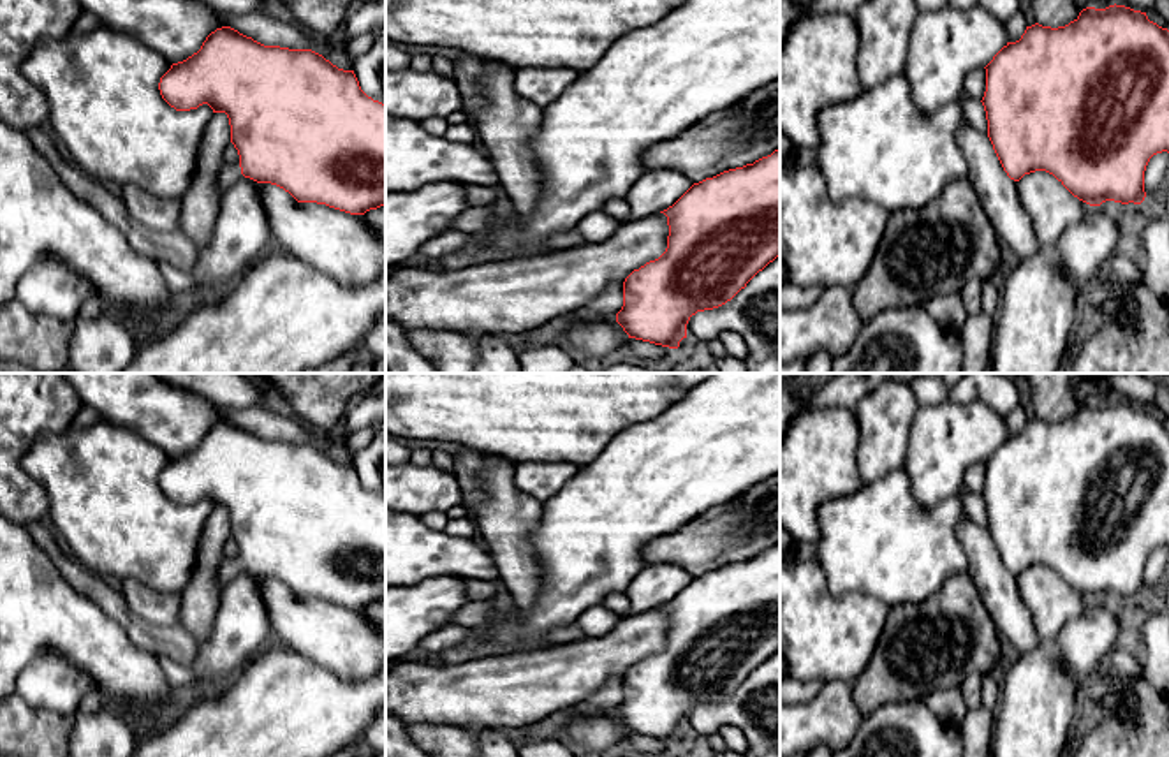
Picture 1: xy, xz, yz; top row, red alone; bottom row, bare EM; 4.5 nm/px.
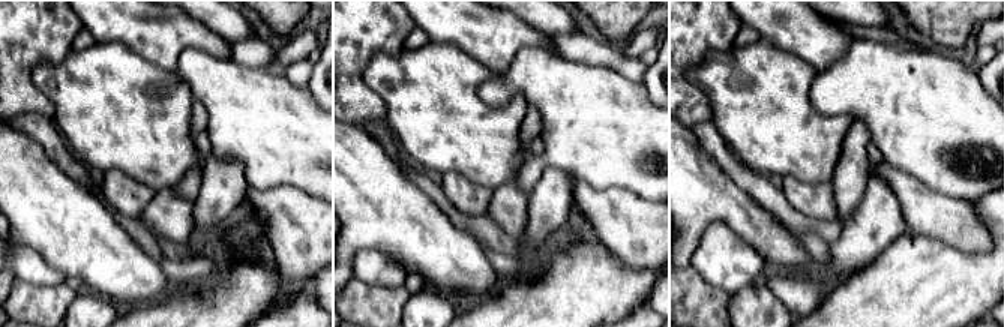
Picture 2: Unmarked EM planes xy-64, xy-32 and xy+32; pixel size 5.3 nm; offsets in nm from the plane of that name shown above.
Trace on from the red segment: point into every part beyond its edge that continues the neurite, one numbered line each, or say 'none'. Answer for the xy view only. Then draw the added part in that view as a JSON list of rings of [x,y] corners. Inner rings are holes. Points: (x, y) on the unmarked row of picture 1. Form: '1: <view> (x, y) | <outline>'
1: xy (229, 567) | [[[224,558],[217,570],[217,583],[220,590],[229,584],[239,572],[243,572],[239,558]]]

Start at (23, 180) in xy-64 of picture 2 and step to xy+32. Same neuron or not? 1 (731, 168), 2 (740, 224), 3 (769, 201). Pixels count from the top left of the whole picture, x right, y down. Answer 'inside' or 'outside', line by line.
1: outside
2: inside
3: outside

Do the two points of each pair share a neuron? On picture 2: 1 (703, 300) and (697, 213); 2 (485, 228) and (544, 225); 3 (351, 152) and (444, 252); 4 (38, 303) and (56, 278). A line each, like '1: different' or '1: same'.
1: different
2: different
3: same
4: different

